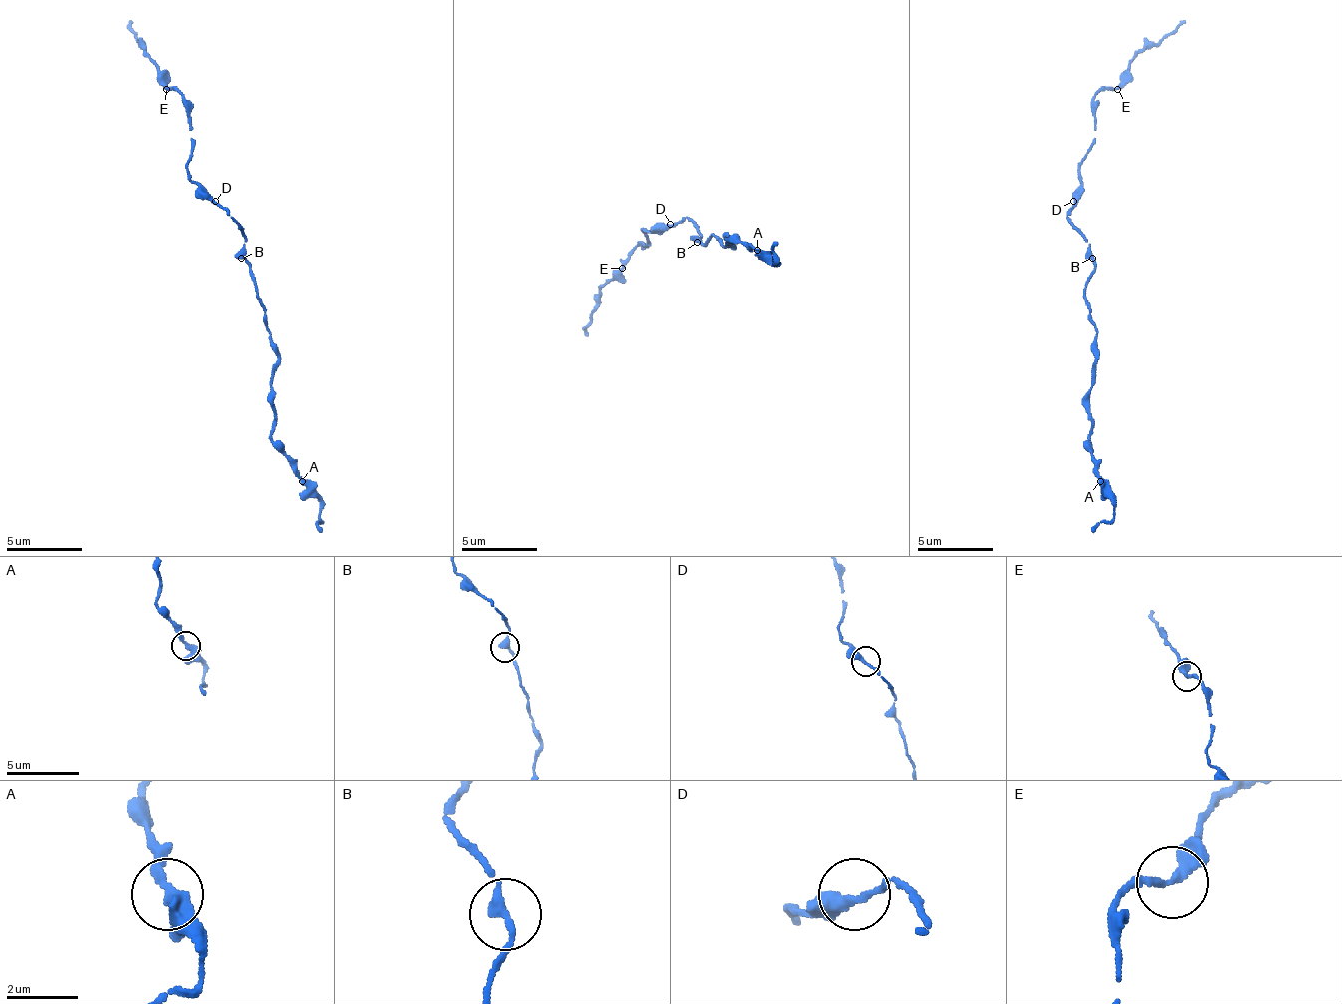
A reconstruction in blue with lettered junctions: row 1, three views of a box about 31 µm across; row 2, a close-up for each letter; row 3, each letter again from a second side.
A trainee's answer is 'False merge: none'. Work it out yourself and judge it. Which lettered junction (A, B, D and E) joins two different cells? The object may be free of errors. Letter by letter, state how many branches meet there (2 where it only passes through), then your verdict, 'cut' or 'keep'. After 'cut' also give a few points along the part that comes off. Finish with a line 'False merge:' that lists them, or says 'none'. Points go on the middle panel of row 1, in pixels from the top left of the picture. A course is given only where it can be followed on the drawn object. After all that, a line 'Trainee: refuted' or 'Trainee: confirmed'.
A: 2 | keep
B: 2 | keep
D: 2 | keep
E: 2 | keep
False merge: none
Trainee: confirmed

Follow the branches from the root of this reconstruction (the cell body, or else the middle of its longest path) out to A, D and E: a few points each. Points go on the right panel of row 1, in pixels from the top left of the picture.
A: (1088, 258), (1092, 277), (1084, 284), (1084, 299), (1096, 329), (1088, 450), (1100, 481)
D: (1088, 258), (1088, 239), (1069, 220), (1073, 201)
E: (1088, 258), (1088, 239), (1069, 220), (1069, 208), (1081, 182), (1081, 159), (1096, 137), (1096, 95), (1118, 88)

